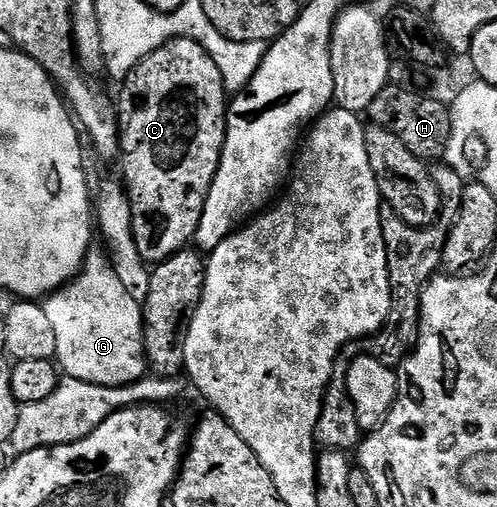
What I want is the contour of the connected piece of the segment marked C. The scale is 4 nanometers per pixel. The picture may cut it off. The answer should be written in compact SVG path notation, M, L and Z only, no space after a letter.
M173 38L170 42L165 42L156 52L152 52L142 63L133 70L129 76L121 83L122 91L116 94L116 105L118 108L118 132L120 135L120 163L122 162L122 174L126 195L130 200L131 224L134 229L136 248L139 249L140 256L147 264L157 264L168 260L178 250L189 247L194 242L194 234L198 230L198 225L204 212L204 204L208 200L208 192L214 183L216 172L220 168L222 159L222 149L226 139L226 112L228 109L228 95L224 88L224 80L220 76L220 68L216 68L216 60L196 40L191 38Z

